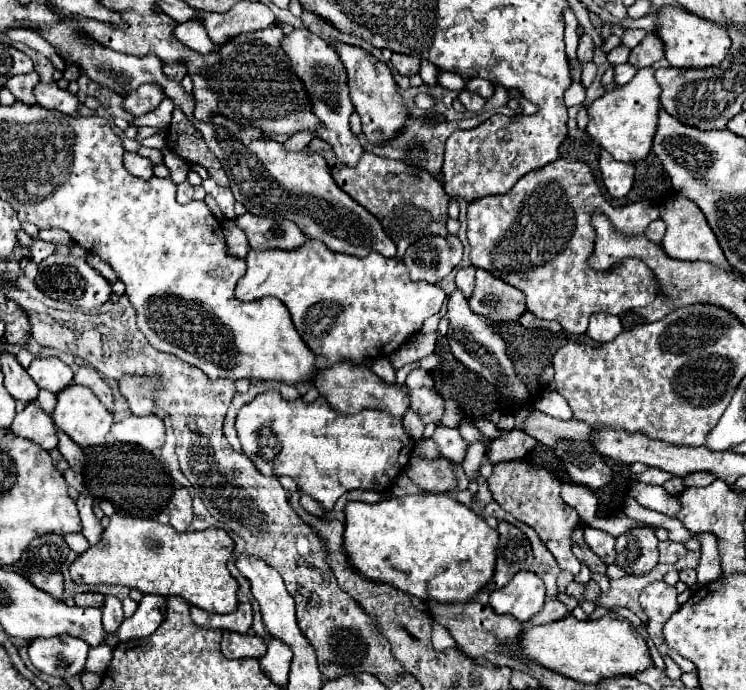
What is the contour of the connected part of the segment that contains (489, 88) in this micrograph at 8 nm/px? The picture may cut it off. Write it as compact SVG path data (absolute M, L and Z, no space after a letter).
M471 78L471 80L467 80L465 90L471 90L471 92L475 92L475 94L483 96L483 98L491 98L491 96L493 96L493 90L495 90L495 86L493 86L493 84L489 84L489 82L487 82L487 80L483 80L483 78Z

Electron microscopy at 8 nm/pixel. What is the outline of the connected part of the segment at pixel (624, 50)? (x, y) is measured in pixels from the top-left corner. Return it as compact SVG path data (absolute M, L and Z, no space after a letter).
M619 44L617 48L613 48L609 54L607 54L607 58L609 58L609 62L611 64L623 64L623 62L627 62L629 60L629 54L631 54L631 48L627 48L627 46L623 46L623 44Z

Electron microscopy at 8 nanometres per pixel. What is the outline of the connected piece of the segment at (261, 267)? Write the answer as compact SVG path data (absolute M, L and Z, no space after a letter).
M307 240L307 244L289 252L279 248L249 250L245 262L247 272L239 278L235 296L243 302L259 300L263 296L279 298L291 312L293 324L303 342L317 354L319 368L329 368L343 358L365 362L393 354L411 334L421 328L425 318L441 310L441 304L445 300L445 292L439 286L427 282L413 282L403 260L385 258L377 252L371 252L365 258L341 254L329 250L319 240Z

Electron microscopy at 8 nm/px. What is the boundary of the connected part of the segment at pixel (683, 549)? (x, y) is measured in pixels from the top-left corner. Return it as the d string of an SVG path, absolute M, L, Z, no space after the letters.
M665 540L665 542L659 544L659 562L663 562L663 564L675 564L687 552L689 552L687 546L683 546L681 542Z

